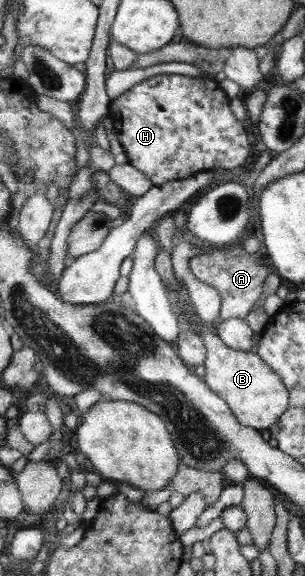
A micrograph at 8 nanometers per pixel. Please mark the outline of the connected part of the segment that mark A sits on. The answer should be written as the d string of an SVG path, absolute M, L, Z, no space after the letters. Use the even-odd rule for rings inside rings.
M242 242L236 243L230 249L207 247L207 250L208 252L202 255L193 255L190 258L190 271L196 276L196 279L214 287L222 296L222 307L219 313L221 321L232 317L245 319L255 305L265 297L262 287L264 287L264 281L269 272L262 261L261 251L248 254L244 251Z

